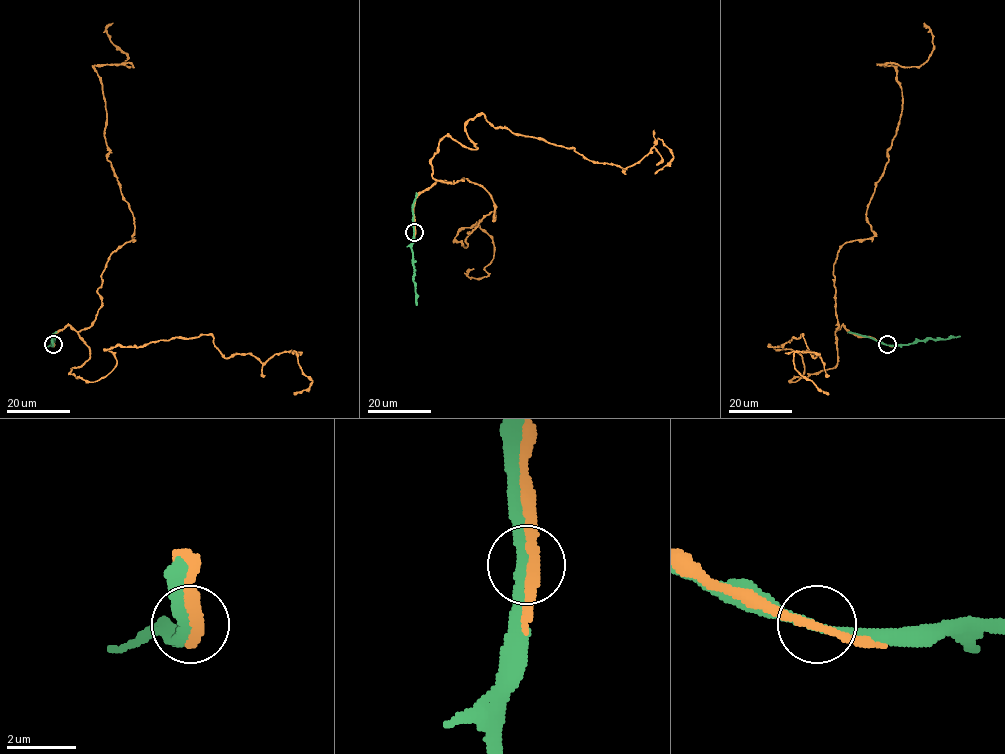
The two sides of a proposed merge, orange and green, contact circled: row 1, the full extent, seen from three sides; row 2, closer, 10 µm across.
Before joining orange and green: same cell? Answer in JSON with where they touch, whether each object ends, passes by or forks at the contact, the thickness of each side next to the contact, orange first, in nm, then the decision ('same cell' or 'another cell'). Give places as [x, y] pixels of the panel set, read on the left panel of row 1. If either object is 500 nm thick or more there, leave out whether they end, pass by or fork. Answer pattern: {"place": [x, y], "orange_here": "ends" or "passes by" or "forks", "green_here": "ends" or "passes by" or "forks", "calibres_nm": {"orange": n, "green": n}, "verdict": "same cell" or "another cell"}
{"place": [53, 344], "orange_here": "passes by", "green_here": "passes by", "calibres_nm": {"orange": 240, "green": 280}, "verdict": "another cell"}

